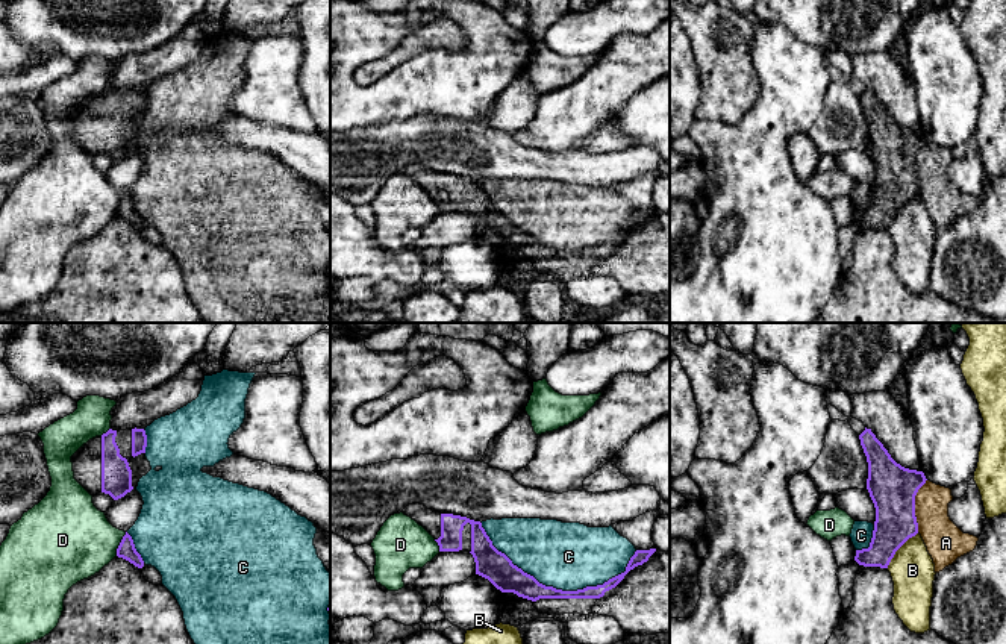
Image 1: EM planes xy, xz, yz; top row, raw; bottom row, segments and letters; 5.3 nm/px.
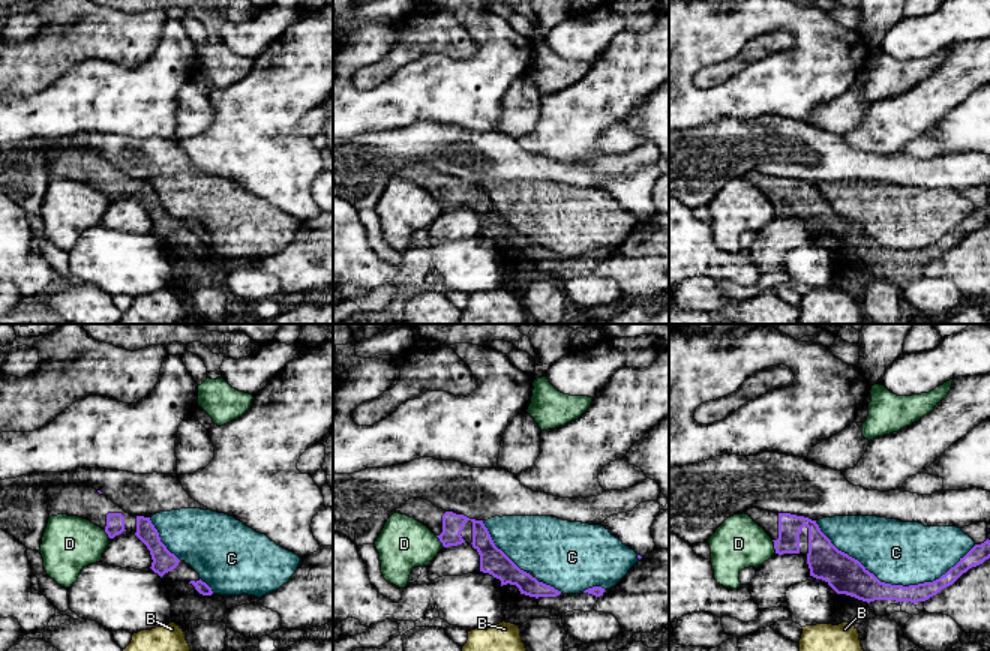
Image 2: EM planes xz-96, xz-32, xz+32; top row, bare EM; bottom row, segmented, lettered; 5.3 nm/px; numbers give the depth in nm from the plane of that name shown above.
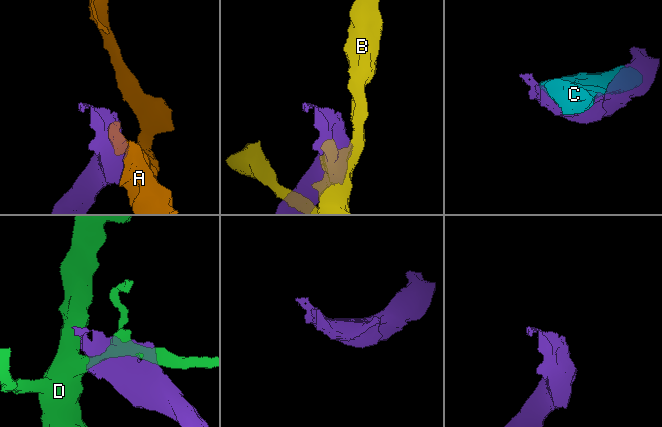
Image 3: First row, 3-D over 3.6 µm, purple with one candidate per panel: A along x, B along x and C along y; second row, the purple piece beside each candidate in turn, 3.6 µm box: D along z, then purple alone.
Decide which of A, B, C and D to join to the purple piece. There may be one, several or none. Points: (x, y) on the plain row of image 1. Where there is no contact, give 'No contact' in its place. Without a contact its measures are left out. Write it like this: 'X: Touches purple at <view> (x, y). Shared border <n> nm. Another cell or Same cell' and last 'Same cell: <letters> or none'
A: Touches purple at yz (914, 167). Shared border 300 nm. Another cell
B: Touches purple at yz (899, 208). Shared border 260 nm. Another cell
C: Touches purple at xz (558, 250). Shared border 850 nm. Another cell
D: Touches purple at xy (120, 205). Shared border 140 nm. Another cell
Same cell: none

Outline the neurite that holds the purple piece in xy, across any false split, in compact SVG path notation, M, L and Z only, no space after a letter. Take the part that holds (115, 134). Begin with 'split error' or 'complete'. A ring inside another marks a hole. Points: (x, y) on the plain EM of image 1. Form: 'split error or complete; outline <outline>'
split error; outline M109 89L83 105L73 117L74 139L91 155L109 155L114 161L133 150L129 120L145 114L144 89Z

